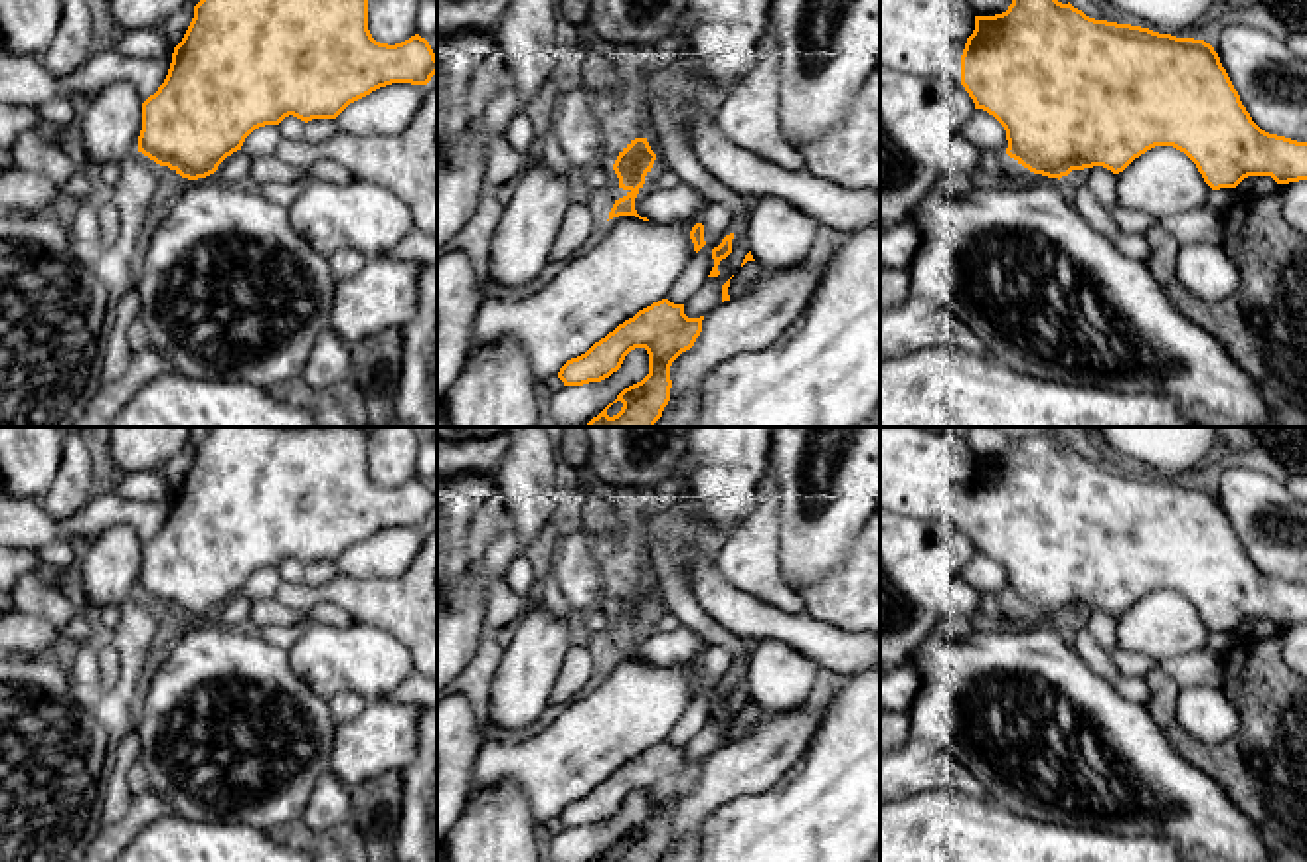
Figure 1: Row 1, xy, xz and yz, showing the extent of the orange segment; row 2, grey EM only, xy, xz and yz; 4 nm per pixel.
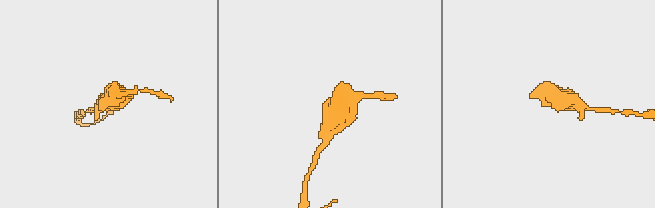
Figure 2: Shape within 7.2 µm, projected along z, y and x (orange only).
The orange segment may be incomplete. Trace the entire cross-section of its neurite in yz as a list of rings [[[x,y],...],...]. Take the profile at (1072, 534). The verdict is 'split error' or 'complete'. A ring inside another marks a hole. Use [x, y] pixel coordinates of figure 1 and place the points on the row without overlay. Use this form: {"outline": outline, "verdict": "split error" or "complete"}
{"outline": [[[1044,433],[1014,437],[1002,457],[975,459],[975,473],[961,498],[961,528],[975,552],[1004,569],[1006,597],[1048,621],[1060,623],[1072,613],[1093,609],[1119,617],[1147,593],[1173,589],[1196,607],[1212,633],[1236,631],[1248,619],[1271,619],[1277,627],[1307,623],[1307,585],[1269,577],[1252,563],[1210,486],[1095,463]]], "verdict": "complete"}

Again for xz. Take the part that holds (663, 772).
{"outline": [[[662,741],[619,767],[585,797],[567,803],[560,811],[558,820],[564,828],[601,824],[621,811],[631,793],[645,791],[649,817],[625,830],[593,862],[660,862],[670,844],[670,809],[694,789],[702,775],[702,763],[704,759],[688,761],[684,747]]], "verdict": "complete"}

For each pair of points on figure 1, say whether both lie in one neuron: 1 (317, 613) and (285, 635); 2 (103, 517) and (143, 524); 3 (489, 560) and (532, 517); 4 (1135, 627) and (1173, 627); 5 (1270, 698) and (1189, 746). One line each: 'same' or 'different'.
1: same
2: same
3: different
4: same
5: same

